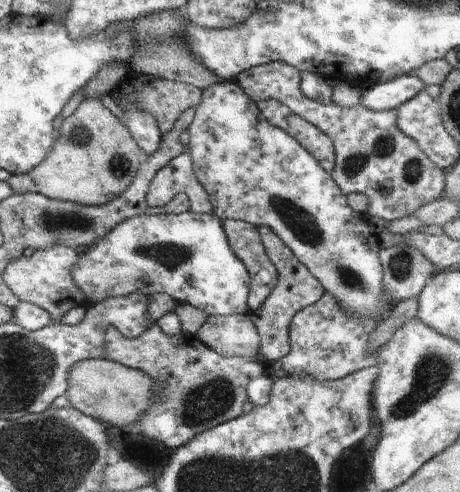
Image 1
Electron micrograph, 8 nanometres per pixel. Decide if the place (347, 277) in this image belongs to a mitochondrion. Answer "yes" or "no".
yes

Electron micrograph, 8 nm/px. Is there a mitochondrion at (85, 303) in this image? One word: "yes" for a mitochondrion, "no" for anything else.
no

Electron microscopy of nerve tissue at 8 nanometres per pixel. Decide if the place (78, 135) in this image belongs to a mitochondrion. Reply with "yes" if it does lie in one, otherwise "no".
yes

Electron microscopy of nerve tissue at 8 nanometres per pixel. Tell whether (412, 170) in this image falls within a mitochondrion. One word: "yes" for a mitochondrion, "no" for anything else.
yes

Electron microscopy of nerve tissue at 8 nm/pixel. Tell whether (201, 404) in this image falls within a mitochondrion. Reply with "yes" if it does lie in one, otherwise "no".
yes

